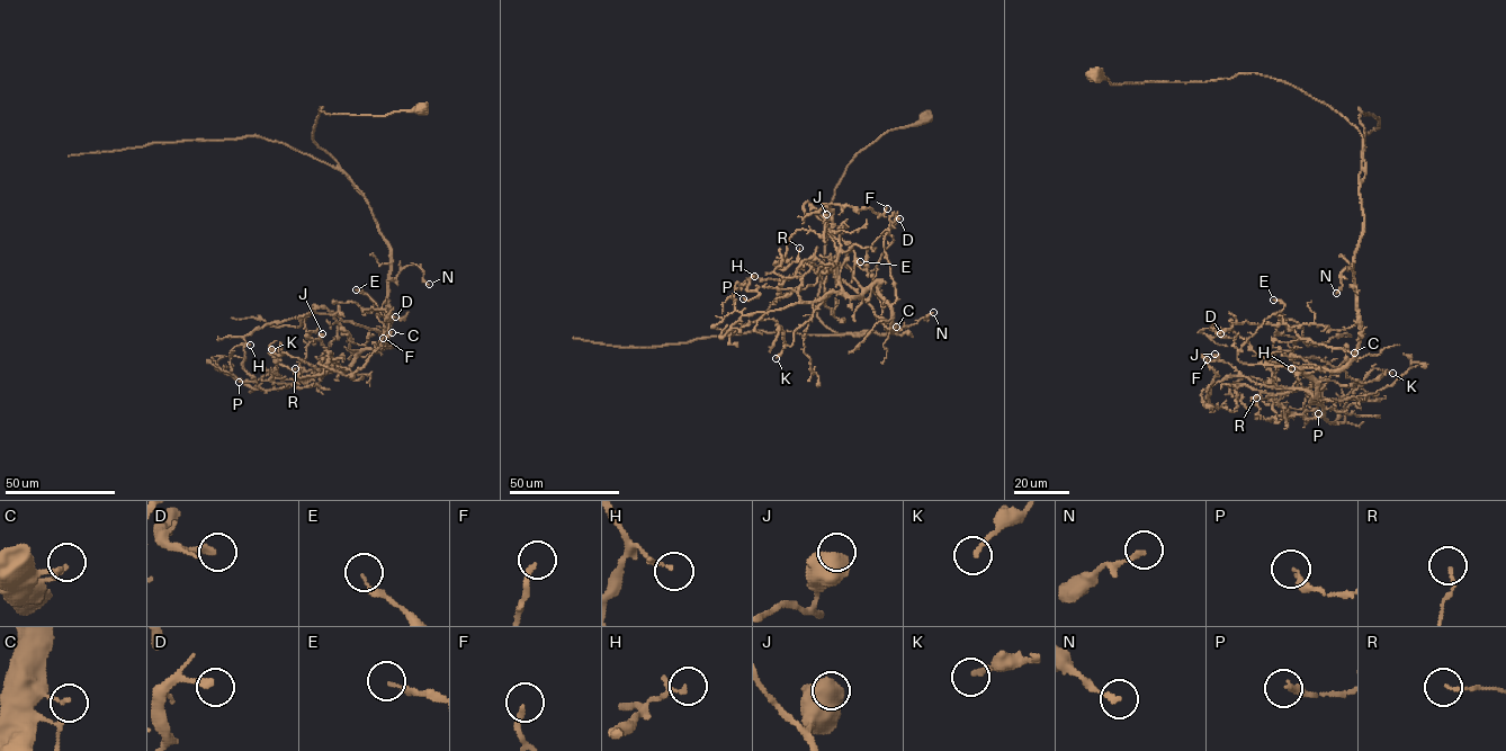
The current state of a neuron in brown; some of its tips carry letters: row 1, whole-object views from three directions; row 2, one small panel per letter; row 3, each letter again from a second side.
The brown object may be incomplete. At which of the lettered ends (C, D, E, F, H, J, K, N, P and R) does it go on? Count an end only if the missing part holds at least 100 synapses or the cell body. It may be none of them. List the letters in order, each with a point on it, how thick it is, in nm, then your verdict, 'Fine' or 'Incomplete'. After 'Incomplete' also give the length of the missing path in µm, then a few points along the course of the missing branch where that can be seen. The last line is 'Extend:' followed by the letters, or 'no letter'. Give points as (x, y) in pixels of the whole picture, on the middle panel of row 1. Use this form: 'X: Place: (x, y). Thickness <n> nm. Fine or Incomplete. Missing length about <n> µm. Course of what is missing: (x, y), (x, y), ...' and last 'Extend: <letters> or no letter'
C: Place: (896, 327). Thickness 130 nm. Fine
D: Place: (899, 218). Thickness 240 nm. Fine
E: Place: (860, 261). Thickness 150 nm. Fine
F: Place: (887, 208). Thickness 200 nm. Fine
H: Place: (754, 276). Thickness 120 nm. Fine
J: Place: (826, 214). Thickness 800 nm. Fine
K: Place: (776, 358). Thickness 200 nm. Fine
N: Place: (933, 312). Thickness 200 nm. Fine
P: Place: (743, 298). Thickness 240 nm. Fine
R: Place: (799, 248). Thickness 150 nm. Fine
Extend: no letter

